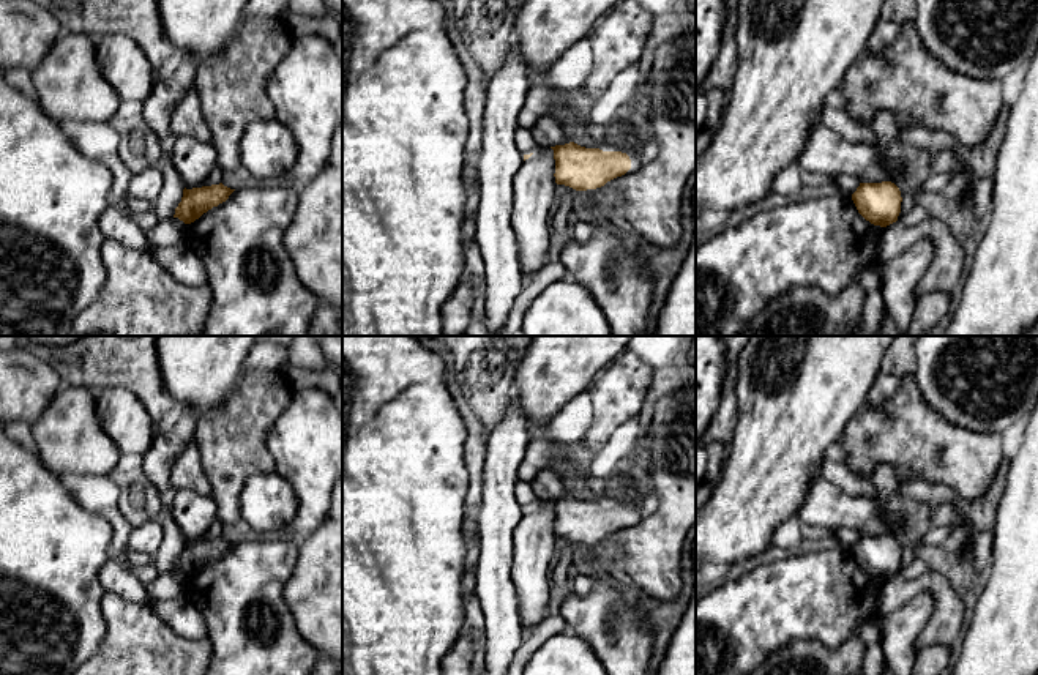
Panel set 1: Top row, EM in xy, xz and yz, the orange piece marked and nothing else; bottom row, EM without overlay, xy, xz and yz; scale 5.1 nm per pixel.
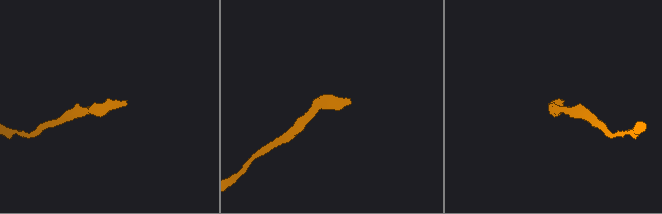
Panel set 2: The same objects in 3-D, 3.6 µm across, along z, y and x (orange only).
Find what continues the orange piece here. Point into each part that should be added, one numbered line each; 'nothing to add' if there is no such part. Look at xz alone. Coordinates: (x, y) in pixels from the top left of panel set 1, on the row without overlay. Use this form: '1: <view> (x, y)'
1: xz (639, 511)

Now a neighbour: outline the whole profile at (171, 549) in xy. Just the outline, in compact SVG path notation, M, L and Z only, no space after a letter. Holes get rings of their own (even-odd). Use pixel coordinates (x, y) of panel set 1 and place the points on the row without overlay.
M166 509L159 513L158 519L164 530L164 539L153 561L159 574L164 574L174 571L175 561L181 555L185 538Z

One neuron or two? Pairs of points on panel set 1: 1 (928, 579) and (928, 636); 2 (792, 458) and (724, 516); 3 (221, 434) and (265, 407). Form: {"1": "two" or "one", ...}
{"1": "one", "2": "one", "3": "one"}

